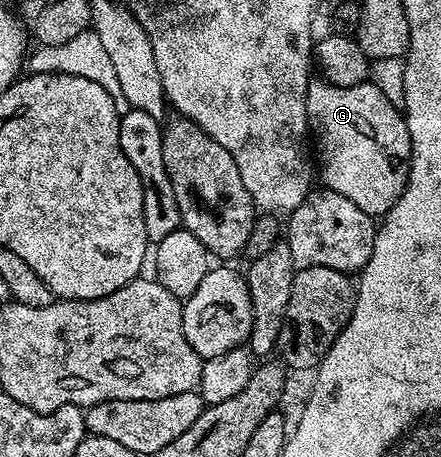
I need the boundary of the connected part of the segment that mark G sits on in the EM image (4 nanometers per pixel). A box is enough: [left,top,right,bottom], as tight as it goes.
[307,81,411,217]

